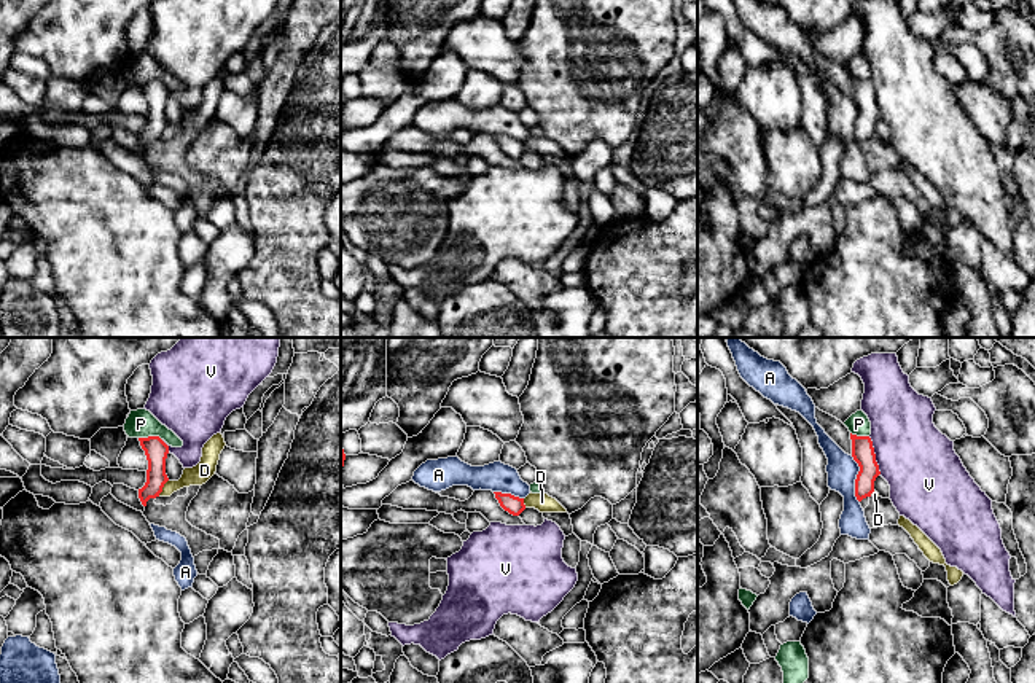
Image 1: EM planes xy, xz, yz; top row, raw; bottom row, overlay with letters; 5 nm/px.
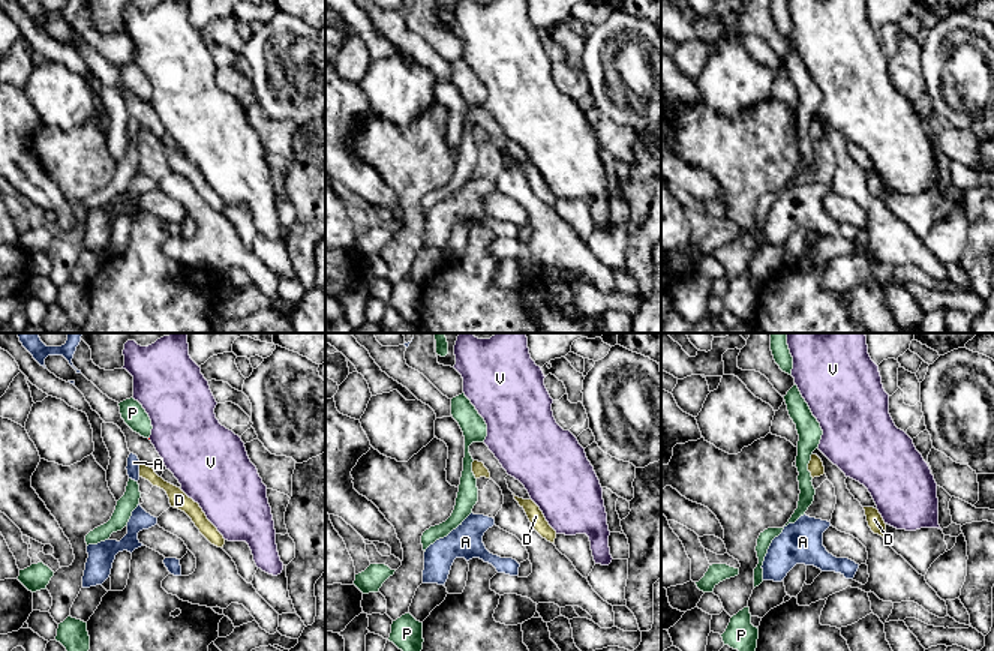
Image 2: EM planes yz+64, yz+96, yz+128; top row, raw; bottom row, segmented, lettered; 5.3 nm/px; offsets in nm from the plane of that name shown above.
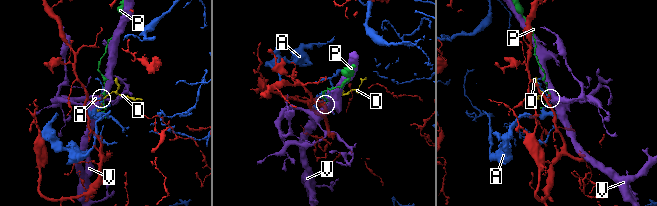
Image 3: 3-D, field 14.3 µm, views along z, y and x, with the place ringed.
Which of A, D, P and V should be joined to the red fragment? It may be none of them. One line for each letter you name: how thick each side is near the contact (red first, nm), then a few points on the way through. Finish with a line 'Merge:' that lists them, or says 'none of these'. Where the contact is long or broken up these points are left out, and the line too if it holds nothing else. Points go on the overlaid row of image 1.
Merge: none of these

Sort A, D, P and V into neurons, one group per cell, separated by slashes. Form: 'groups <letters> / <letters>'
groups A / D / P / V

